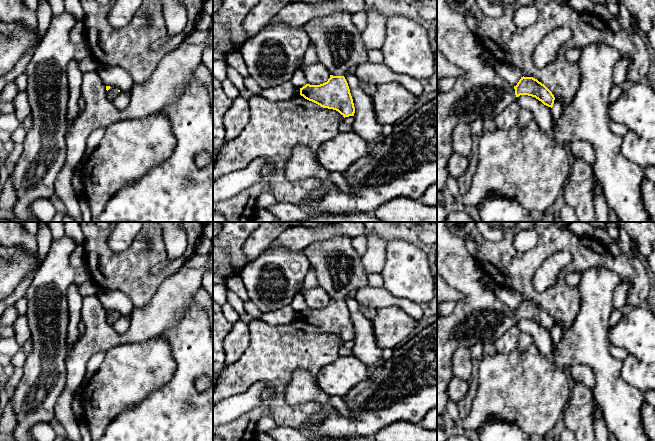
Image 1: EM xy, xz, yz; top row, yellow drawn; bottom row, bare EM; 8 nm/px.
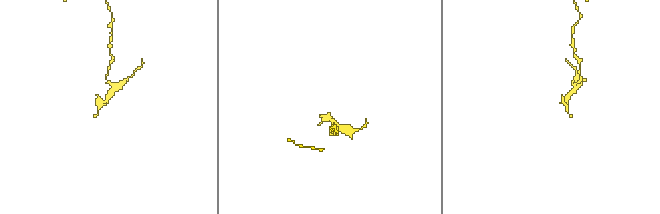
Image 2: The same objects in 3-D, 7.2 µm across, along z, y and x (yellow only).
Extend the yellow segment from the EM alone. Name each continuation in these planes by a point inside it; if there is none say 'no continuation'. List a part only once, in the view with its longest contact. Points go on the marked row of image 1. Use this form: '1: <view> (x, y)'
1: xz (338, 43)

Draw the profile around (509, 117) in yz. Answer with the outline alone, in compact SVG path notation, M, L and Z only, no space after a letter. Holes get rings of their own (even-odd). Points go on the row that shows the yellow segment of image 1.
M518 97L501 113L499 113L493 120L496 128L501 130L509 130L516 126L519 121L519 114L521 107L518 102Z

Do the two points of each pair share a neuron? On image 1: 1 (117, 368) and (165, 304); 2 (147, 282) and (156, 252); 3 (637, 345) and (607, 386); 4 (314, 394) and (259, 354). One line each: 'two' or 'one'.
1: two
2: one
3: two
4: two

